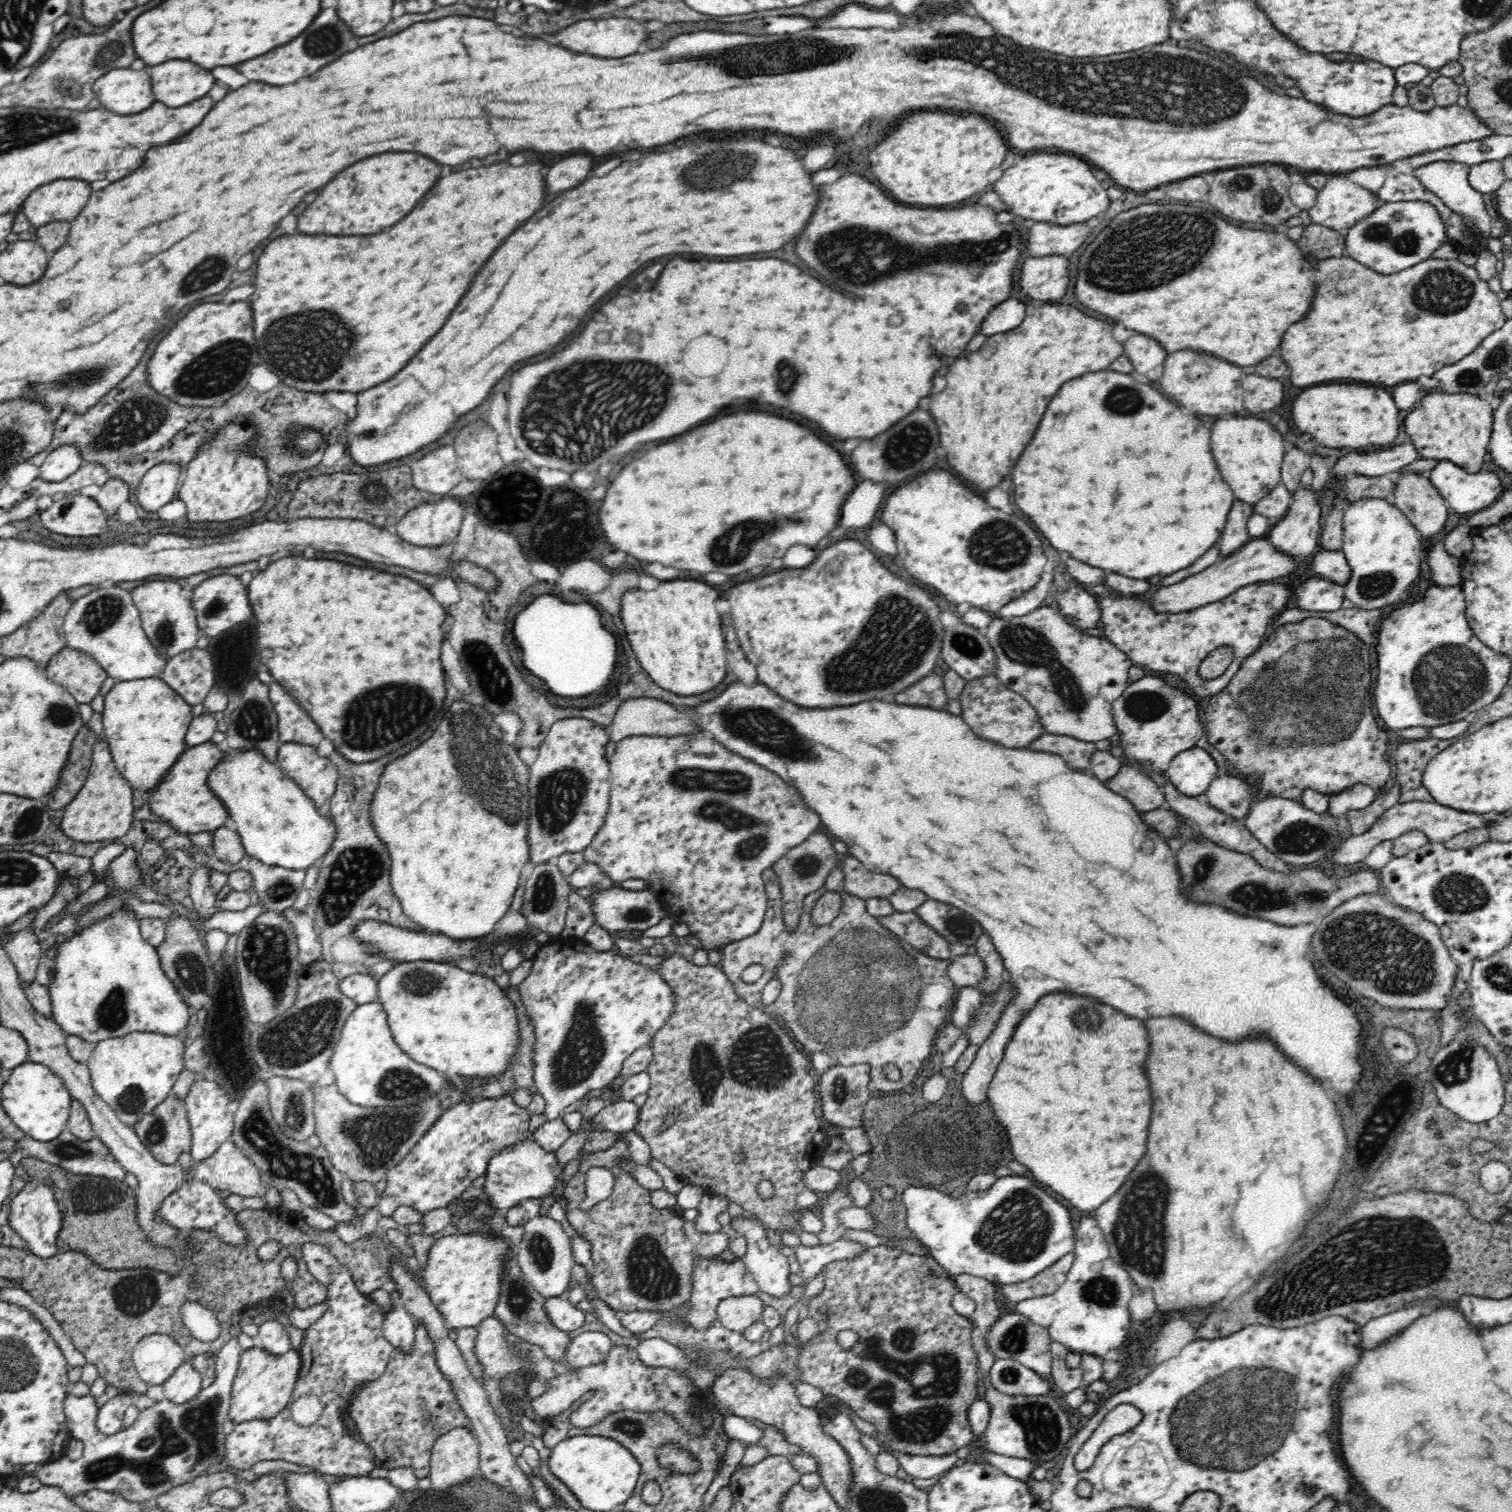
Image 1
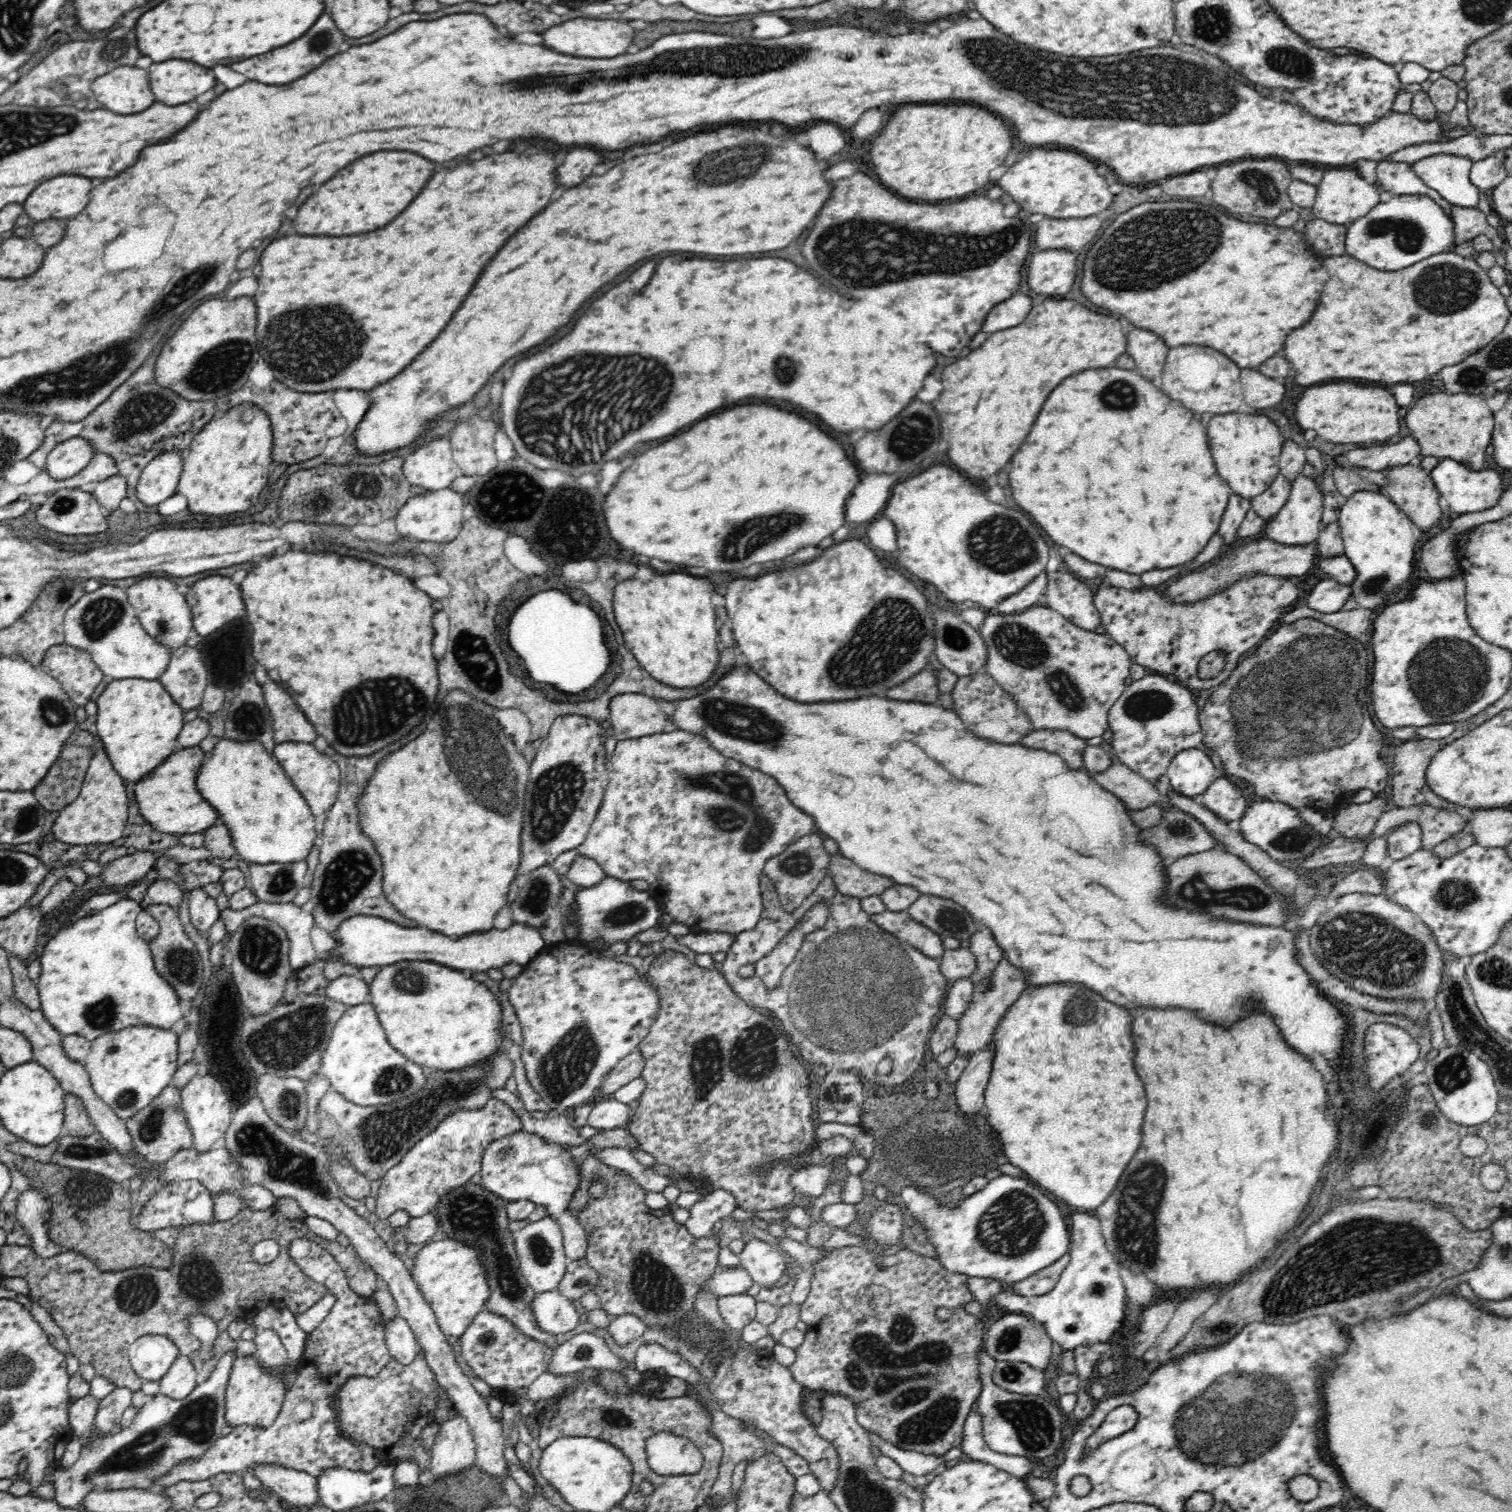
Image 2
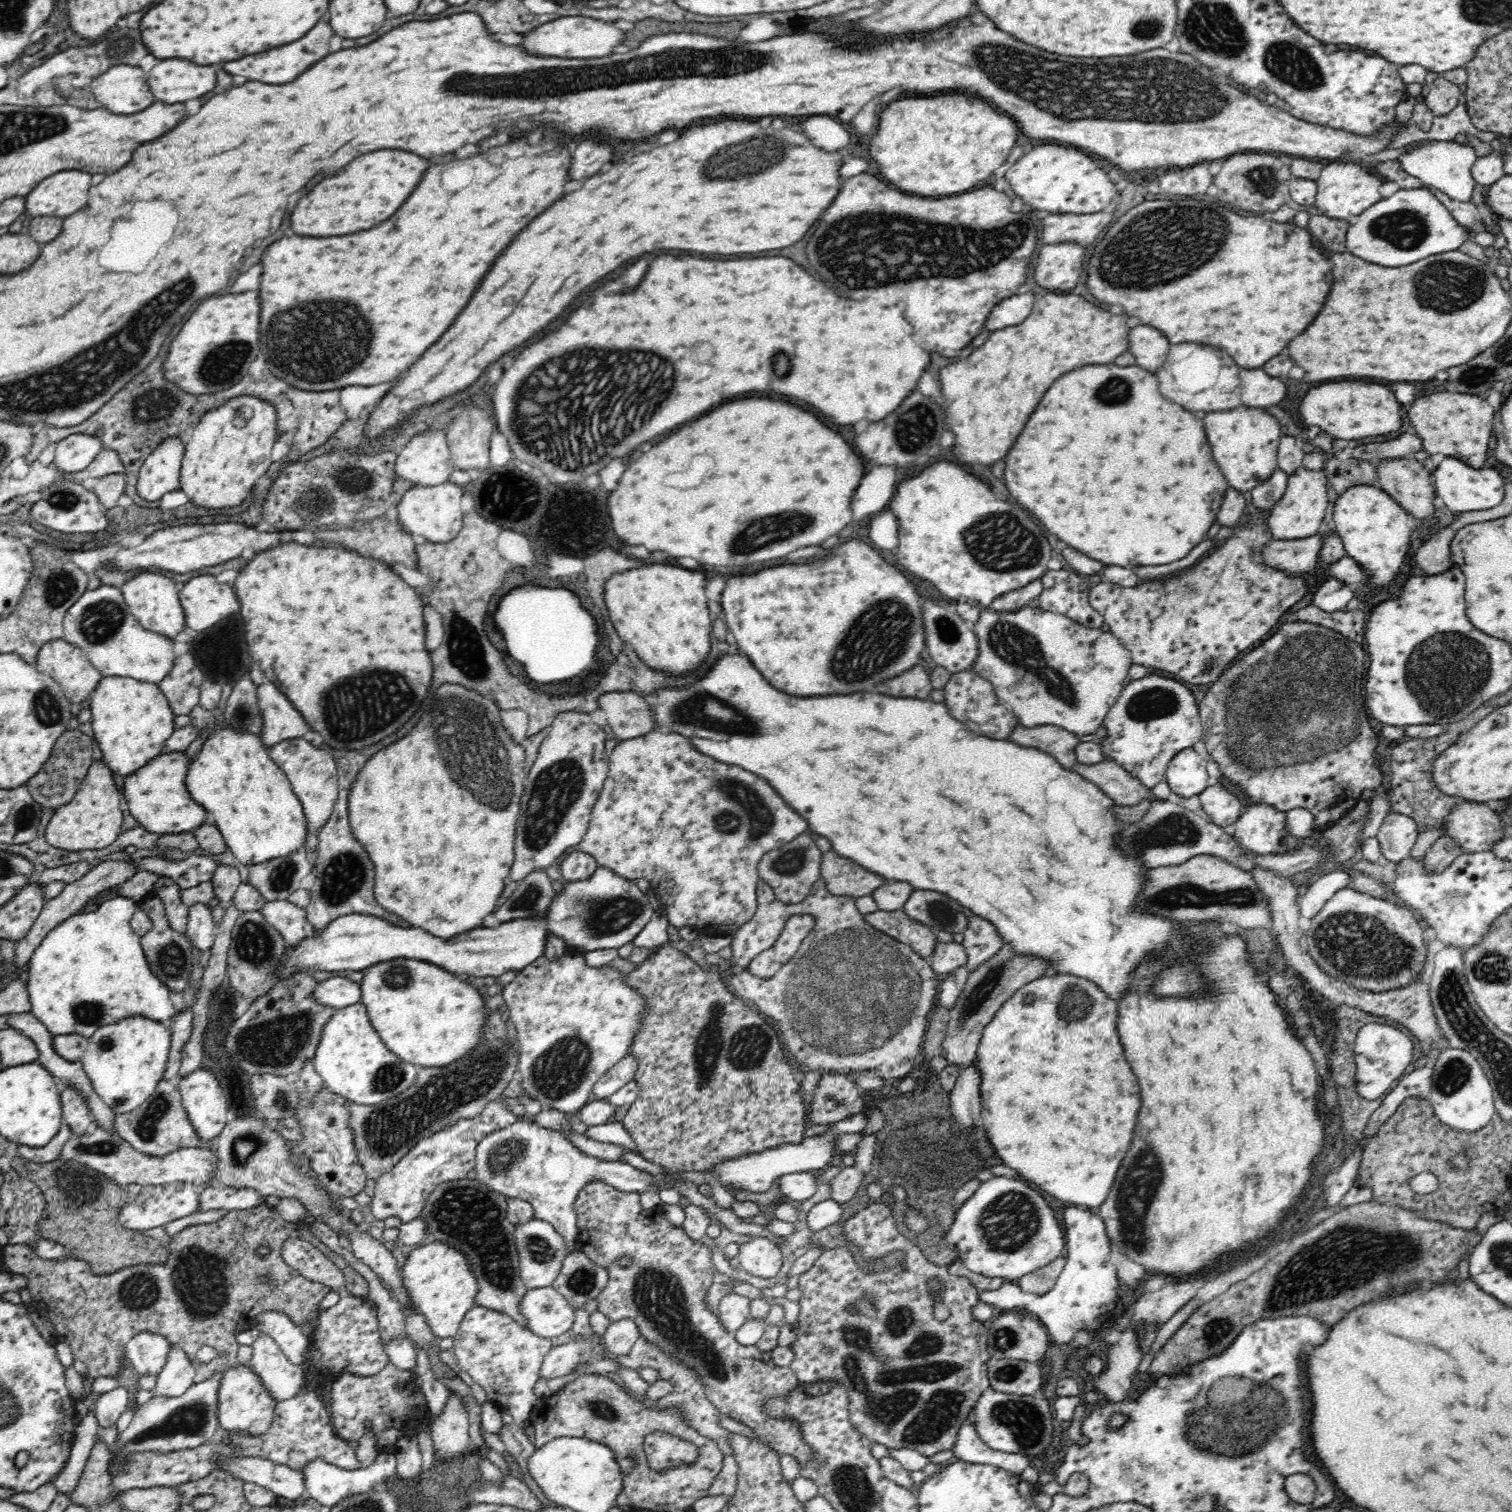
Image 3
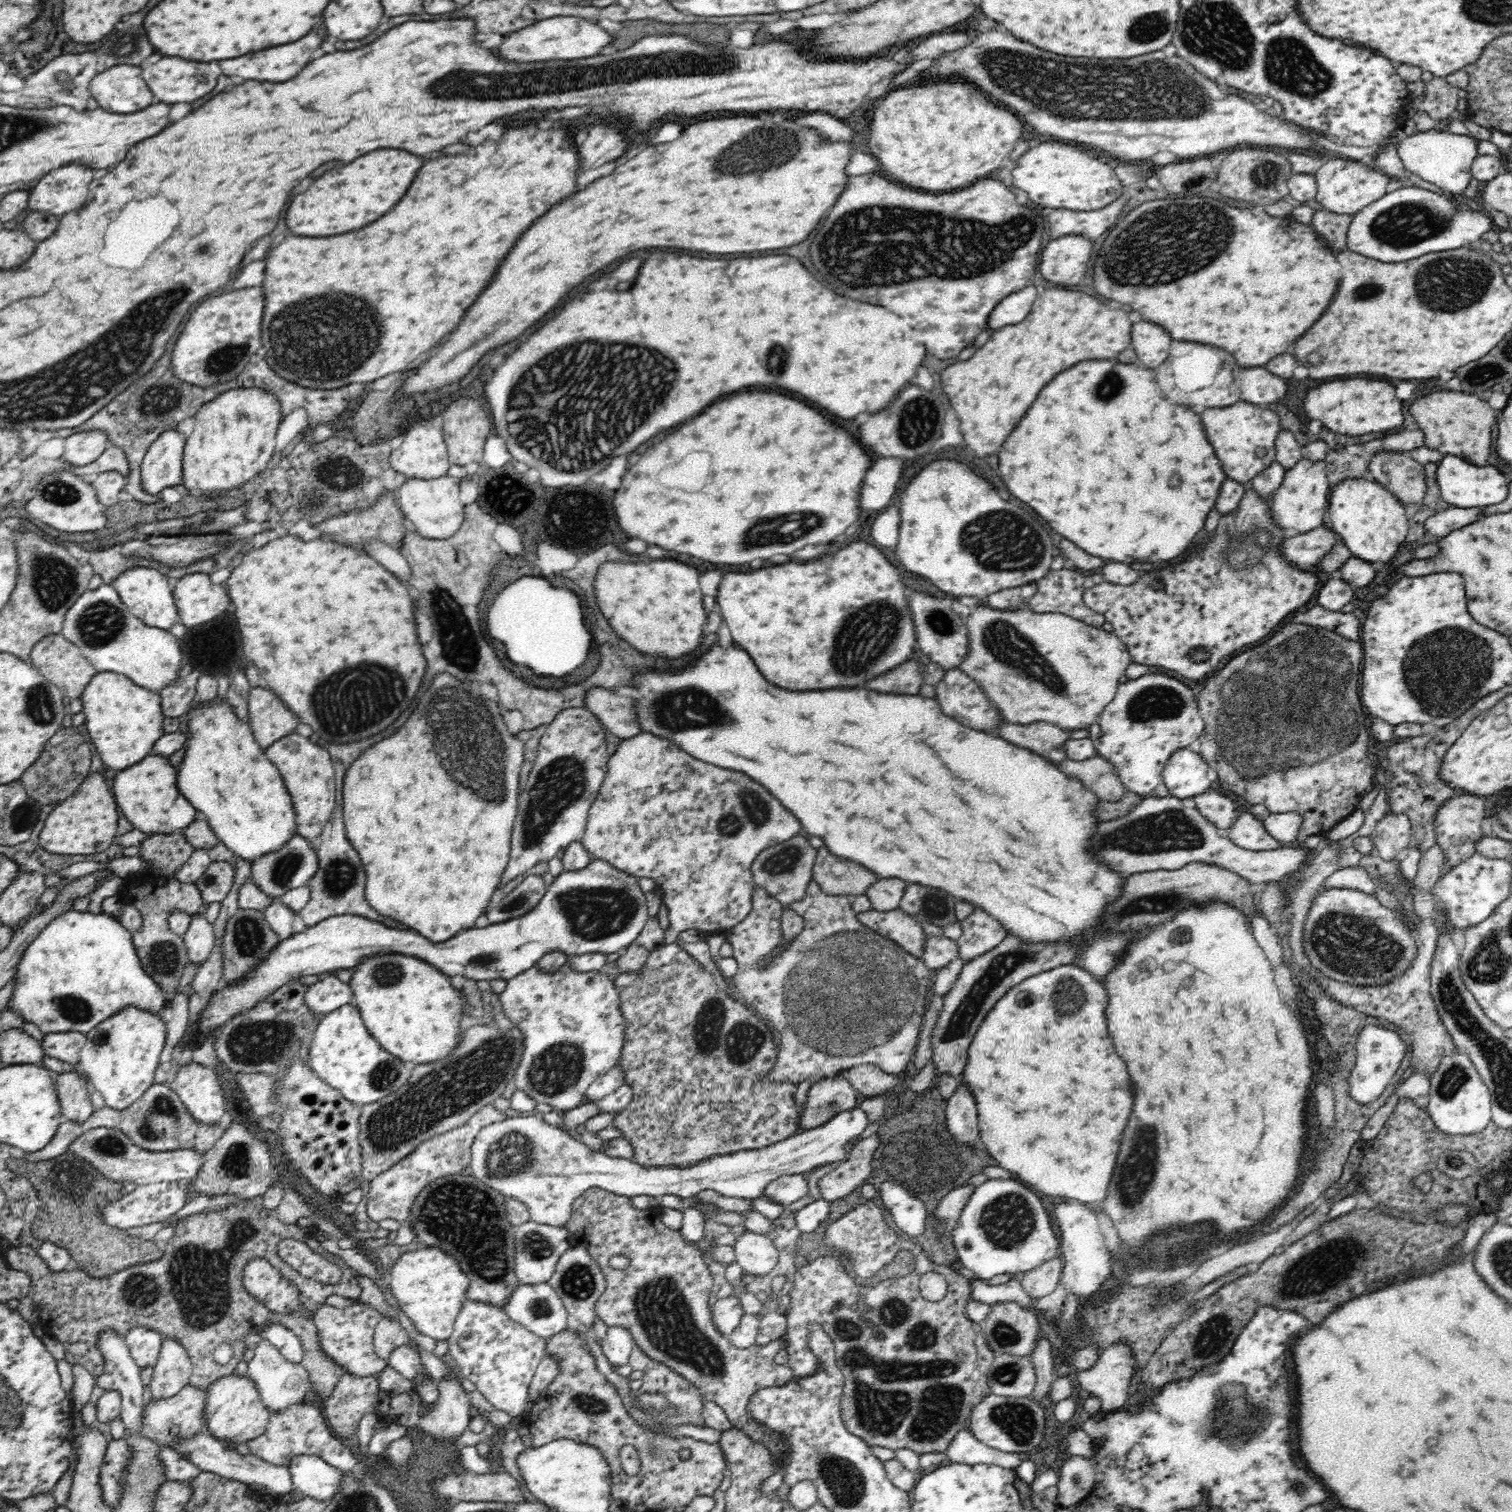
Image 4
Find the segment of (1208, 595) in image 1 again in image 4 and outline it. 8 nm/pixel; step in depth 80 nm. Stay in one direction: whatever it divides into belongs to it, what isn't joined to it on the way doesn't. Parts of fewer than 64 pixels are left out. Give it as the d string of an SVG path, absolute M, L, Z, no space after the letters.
M1324 522L1310 532L1289 534L1281 543L1281 550L1286 560L1295 564L1298 568L1304 566L1314 566L1321 558L1328 554L1338 544L1341 539L1339 534Z

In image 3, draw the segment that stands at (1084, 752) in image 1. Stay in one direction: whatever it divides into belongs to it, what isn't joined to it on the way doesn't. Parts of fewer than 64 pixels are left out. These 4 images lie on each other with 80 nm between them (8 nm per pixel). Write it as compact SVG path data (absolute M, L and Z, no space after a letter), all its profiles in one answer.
M1019 724L1009 732L1008 741L1046 752L1065 768L1074 766L1077 762L1074 748L1079 742L1078 736L1058 726L1042 724L1029 728Z

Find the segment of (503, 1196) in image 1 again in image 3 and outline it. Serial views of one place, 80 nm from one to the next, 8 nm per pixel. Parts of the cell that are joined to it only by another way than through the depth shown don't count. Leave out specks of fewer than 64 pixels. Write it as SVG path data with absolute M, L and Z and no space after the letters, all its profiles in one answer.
M517 1118L498 1130L488 1132L476 1148L475 1154L475 1171L476 1179L486 1187L493 1189L495 1192L502 1194L507 1199L524 1200L532 1205L533 1219L542 1222L548 1222L556 1231L562 1234L567 1244L567 1252L578 1249L577 1241L579 1241L580 1231L577 1228L577 1217L574 1209L574 1204L578 1196L588 1184L594 1182L602 1182L619 1192L634 1192L642 1194L644 1192L656 1192L657 1194L663 1189L676 1189L675 1186L669 1188L666 1184L673 1181L684 1183L692 1183L687 1178L675 1178L673 1174L656 1174L652 1175L644 1170L638 1170L634 1166L624 1161L606 1161L596 1159L590 1154L582 1153L575 1144L572 1144L562 1133L557 1130L542 1127L540 1124L528 1118Z

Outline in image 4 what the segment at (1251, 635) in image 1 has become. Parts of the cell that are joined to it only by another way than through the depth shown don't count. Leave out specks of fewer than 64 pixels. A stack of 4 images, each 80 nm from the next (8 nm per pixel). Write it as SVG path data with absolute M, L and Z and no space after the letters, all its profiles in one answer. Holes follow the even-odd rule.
M1253 488L1245 490L1238 500L1238 506L1232 512L1222 512L1216 528L1204 534L1202 546L1199 543L1199 550L1188 556L1186 560L1165 567L1156 567L1156 570L1154 568L1144 570L1129 585L1112 584L1106 581L1097 585L1090 583L1082 594L1084 604L1094 612L1105 616L1105 620L1112 624L1113 632L1126 645L1131 662L1173 670L1178 672L1180 677L1183 676L1192 681L1200 680L1206 674L1222 669L1226 664L1226 656L1230 658L1234 652L1240 652L1244 644L1248 646L1248 644L1260 642L1272 630L1276 631L1288 614L1296 613L1300 606L1304 608L1323 580L1323 575L1302 571L1285 559L1281 543L1286 540L1289 533L1280 528L1274 520L1270 501L1264 500ZM1252 526L1260 526L1260 530L1257 530L1257 527L1254 530ZM1236 532L1248 532L1244 533L1245 538L1235 549L1237 557L1244 558L1252 555L1247 563L1260 564L1253 568L1235 570L1221 559L1222 550L1228 546L1225 536L1232 536ZM1209 533L1210 536L1207 535ZM1257 548L1259 552L1261 548L1263 549L1262 562L1261 557L1257 555ZM1156 578L1162 578L1164 590L1156 591L1148 587L1148 582ZM1198 646L1204 646L1210 650L1210 657L1205 662L1193 662L1188 657L1188 654Z

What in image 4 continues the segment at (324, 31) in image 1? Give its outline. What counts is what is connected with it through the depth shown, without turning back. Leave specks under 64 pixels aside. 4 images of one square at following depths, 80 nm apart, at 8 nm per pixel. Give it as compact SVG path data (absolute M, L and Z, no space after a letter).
M314 32L306 34L304 38L292 42L292 44L282 44L282 46L274 46L274 48L266 48L262 52L252 52L246 56L238 56L238 58L230 58L230 60L222 60L218 62L220 68L224 70L226 76L240 76L244 80L270 80L270 82L286 82L290 78L294 78L310 60L310 54L320 48L322 38L316 36Z

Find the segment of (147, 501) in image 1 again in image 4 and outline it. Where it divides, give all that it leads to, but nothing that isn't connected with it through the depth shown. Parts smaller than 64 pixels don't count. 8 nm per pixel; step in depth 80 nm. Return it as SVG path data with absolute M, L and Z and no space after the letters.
M176 426L168 427L150 444L141 462L142 486L147 492L161 493L166 486L183 482L183 450L186 437Z

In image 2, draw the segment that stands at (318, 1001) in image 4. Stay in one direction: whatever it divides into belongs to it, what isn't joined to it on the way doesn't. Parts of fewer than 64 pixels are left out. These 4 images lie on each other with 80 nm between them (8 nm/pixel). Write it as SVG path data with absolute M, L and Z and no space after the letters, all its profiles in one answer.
M357 974L342 975L330 980L324 988L324 994L332 1001L344 1003L344 1005L356 1006L368 1003L368 984Z

